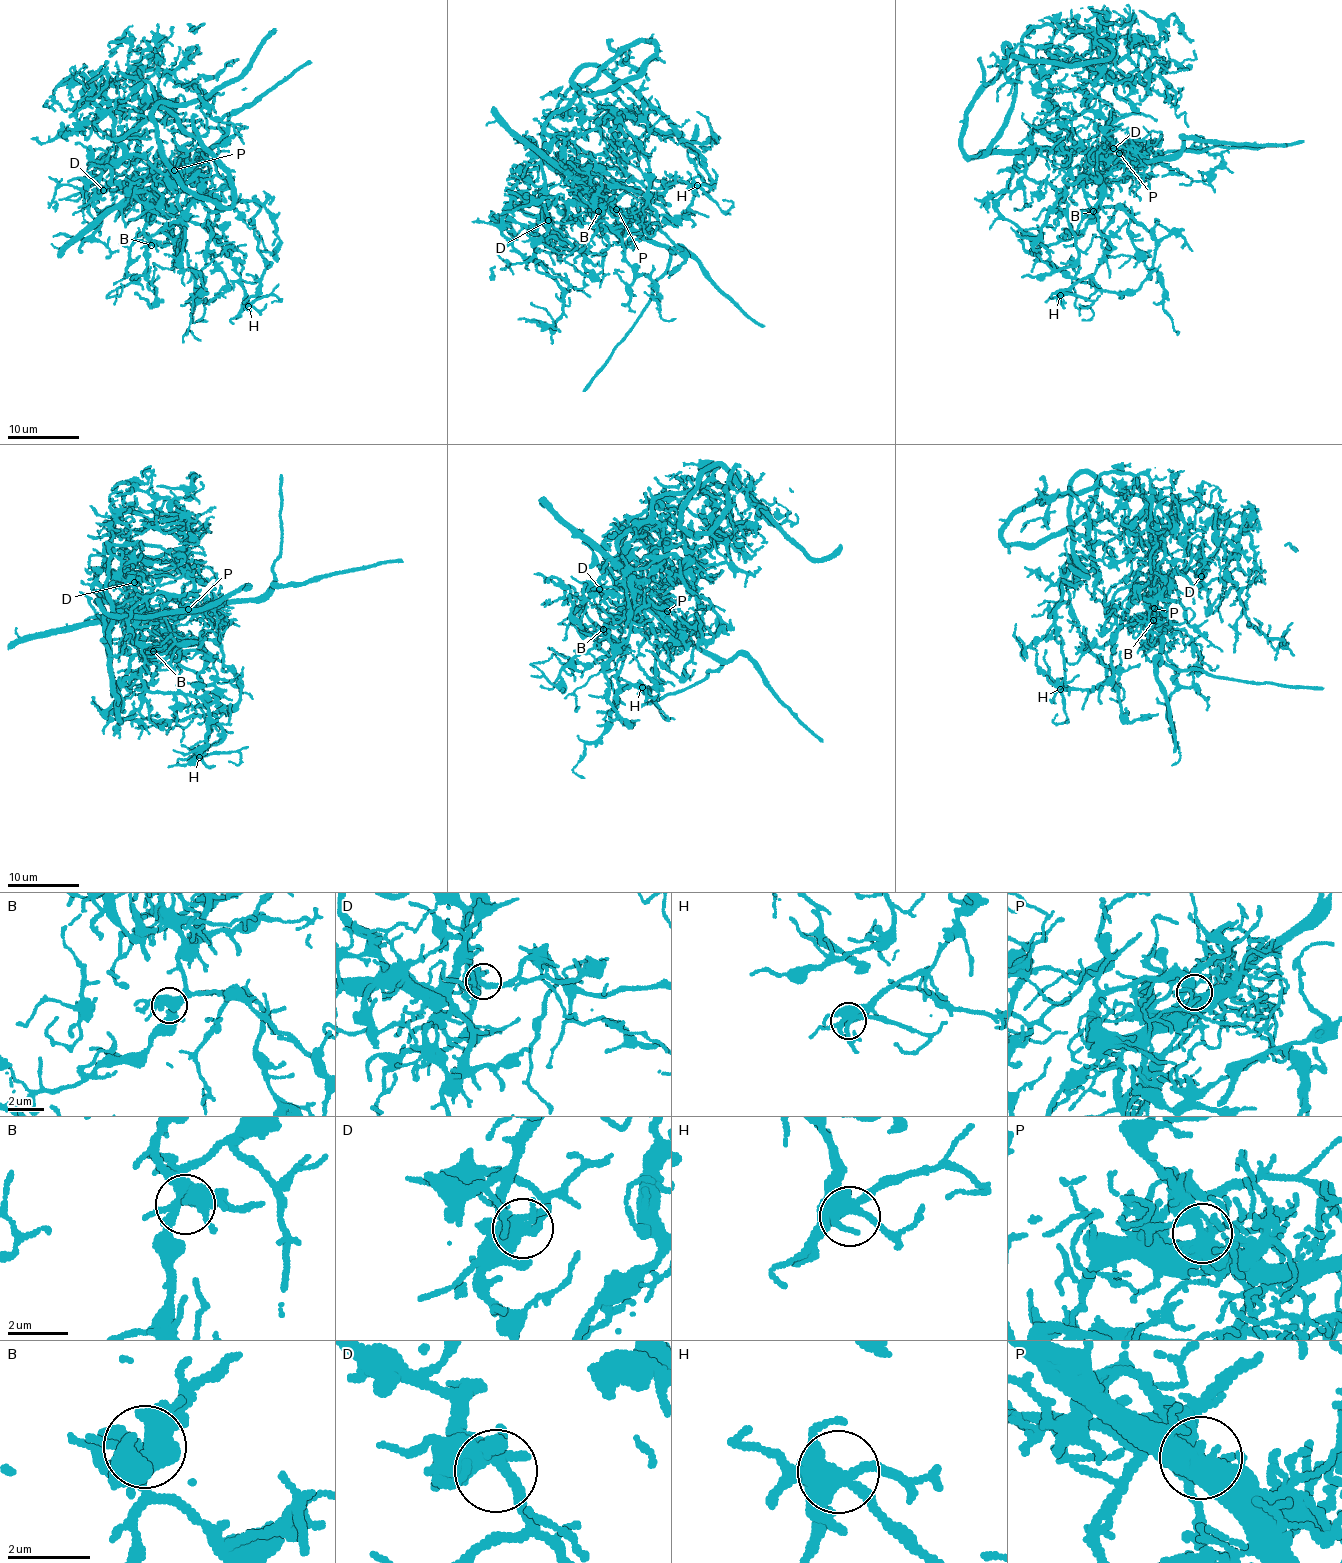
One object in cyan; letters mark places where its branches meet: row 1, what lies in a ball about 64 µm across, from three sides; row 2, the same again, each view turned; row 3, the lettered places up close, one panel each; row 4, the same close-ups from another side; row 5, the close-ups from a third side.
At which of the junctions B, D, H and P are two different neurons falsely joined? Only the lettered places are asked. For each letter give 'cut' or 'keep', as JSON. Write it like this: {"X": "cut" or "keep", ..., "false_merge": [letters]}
{"B": "keep", "D": "keep", "H": "keep", "P": "cut", "false_merge": ["P"]}

